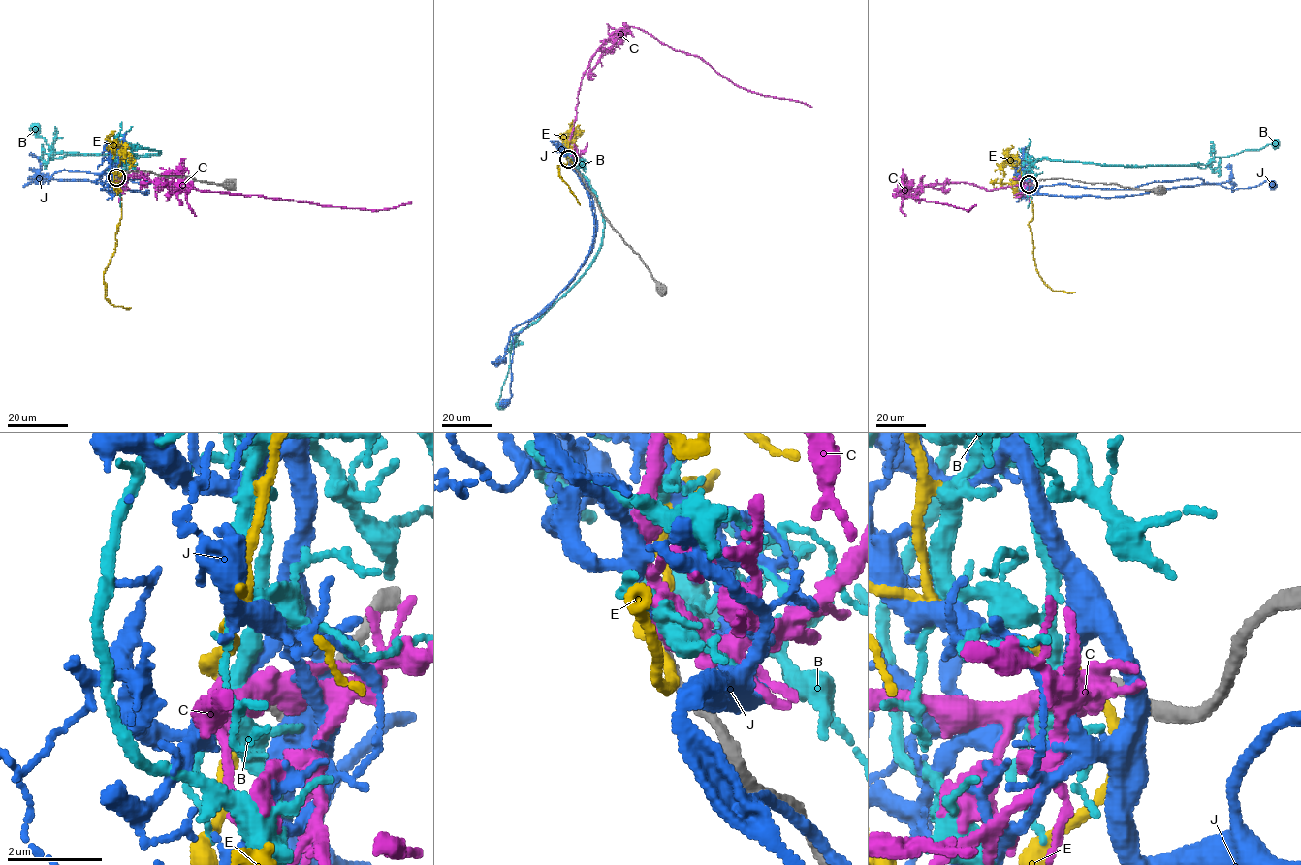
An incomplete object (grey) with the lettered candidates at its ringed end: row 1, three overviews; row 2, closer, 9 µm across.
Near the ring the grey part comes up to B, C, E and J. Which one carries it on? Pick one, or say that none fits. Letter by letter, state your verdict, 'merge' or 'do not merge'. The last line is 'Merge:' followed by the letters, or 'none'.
B: do not merge
C: merge
E: do not merge
J: do not merge
Merge: C

